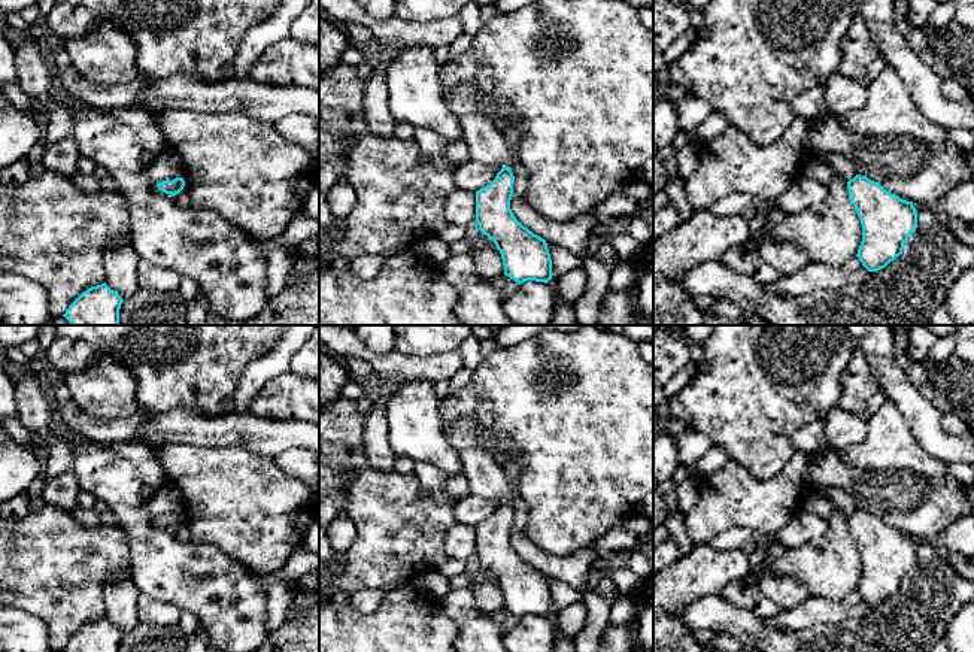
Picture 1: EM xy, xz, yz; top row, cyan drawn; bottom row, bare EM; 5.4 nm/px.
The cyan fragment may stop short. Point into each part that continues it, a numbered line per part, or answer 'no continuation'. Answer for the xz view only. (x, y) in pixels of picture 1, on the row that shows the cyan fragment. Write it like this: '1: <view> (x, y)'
1: xz (486, 143)

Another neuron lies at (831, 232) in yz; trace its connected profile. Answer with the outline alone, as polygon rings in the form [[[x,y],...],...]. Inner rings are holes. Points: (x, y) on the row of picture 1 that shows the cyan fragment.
[[[834,173],[828,182],[826,198],[786,218],[753,240],[756,252],[765,240],[794,242],[814,263],[843,266],[858,255],[862,224],[849,200],[847,179]]]

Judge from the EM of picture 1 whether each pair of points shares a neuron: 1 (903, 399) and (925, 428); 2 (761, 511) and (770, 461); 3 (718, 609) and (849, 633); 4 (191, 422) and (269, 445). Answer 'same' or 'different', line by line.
1: same
2: different
3: same
4: same

